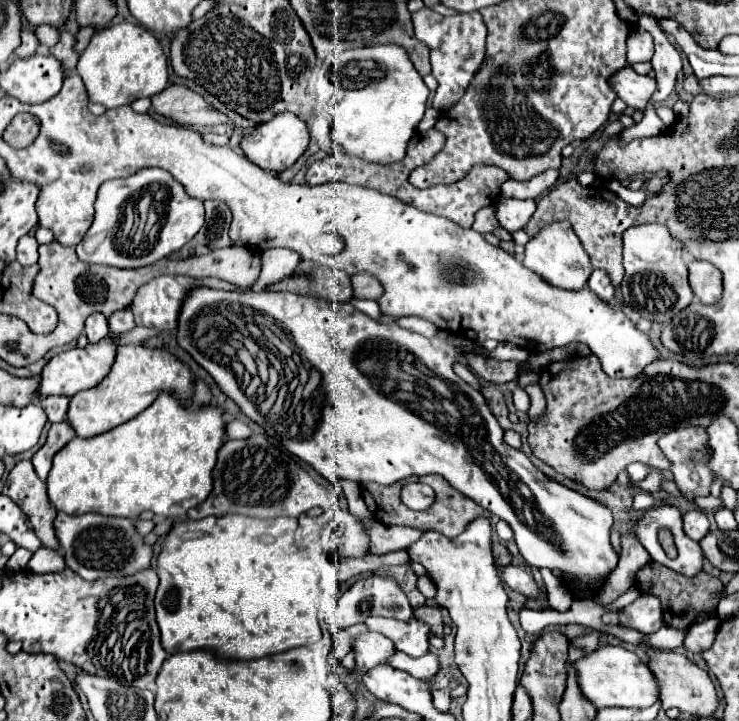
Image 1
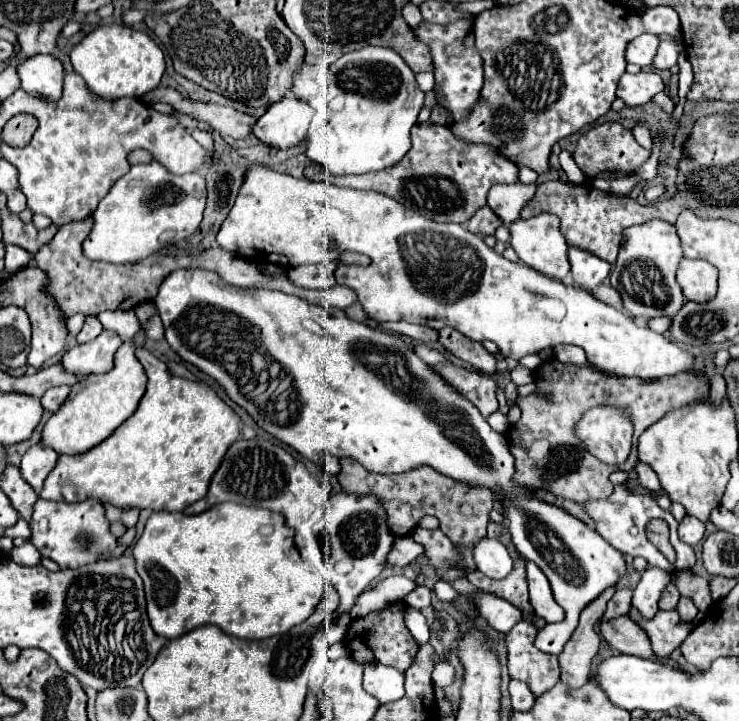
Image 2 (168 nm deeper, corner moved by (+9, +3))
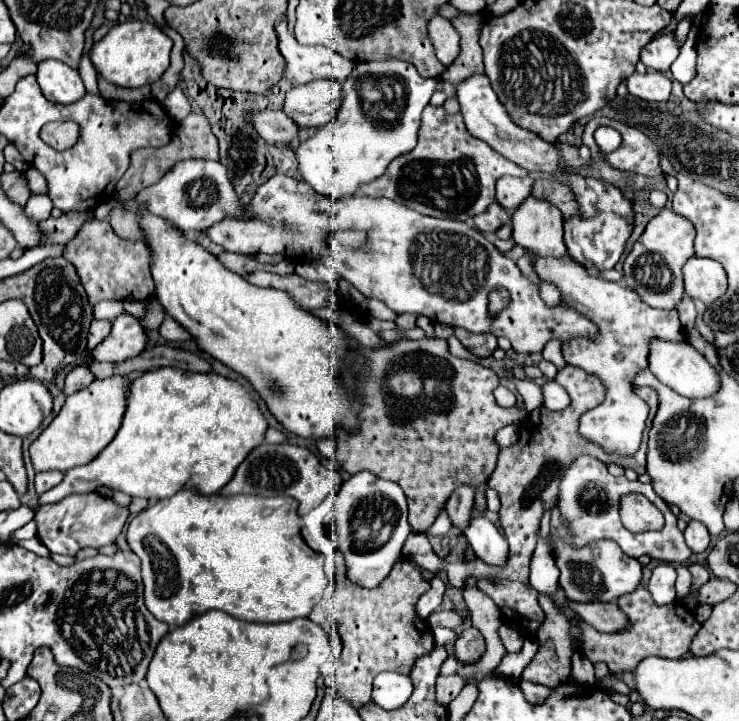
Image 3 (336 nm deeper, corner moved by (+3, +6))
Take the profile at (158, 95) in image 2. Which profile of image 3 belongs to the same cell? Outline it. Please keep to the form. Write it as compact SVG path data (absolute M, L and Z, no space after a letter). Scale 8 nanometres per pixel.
M259 111L255 115L251 115L257 133L267 141L267 143L291 143L297 133L299 127L297 123L287 117L283 111Z

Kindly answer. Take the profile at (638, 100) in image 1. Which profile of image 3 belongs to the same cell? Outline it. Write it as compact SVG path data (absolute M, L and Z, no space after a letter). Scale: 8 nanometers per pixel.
M633 73L627 79L629 93L643 101L667 101L671 95L671 79L663 73Z

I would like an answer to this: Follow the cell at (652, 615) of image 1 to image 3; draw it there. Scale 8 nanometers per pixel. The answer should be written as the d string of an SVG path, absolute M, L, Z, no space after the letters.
M659 563L653 567L653 575L649 579L647 589L651 591L657 605L675 601L675 579L677 579L677 571L673 565Z

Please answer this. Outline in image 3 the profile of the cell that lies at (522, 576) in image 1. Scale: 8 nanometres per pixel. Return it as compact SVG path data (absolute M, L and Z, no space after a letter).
M475 515L463 535L481 561L499 567L507 563L507 541L485 515Z

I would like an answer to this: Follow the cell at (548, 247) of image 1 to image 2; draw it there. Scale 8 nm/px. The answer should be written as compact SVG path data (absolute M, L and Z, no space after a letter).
M539 214L533 216L529 220L515 220L511 226L511 246L517 252L519 260L527 266L531 266L533 270L555 278L555 280L565 280L569 276L569 260L567 260L567 242L565 236L559 230L559 218L553 214Z

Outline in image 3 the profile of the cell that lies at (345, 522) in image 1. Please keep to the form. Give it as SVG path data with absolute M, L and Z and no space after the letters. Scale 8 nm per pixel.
M371 471L349 477L341 491L335 495L335 533L337 547L347 563L347 577L361 587L375 587L391 567L399 561L405 539L411 533L407 521L407 499L403 489L393 483L371 475Z

